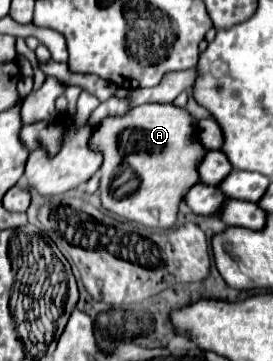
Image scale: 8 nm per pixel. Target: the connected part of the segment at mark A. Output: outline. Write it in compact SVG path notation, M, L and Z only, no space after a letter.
M143 104L125 116L105 118L95 126L95 146L103 152L101 202L103 208L137 224L155 230L177 226L179 204L187 190L201 182L199 162L207 150L197 140L197 120L175 104Z

